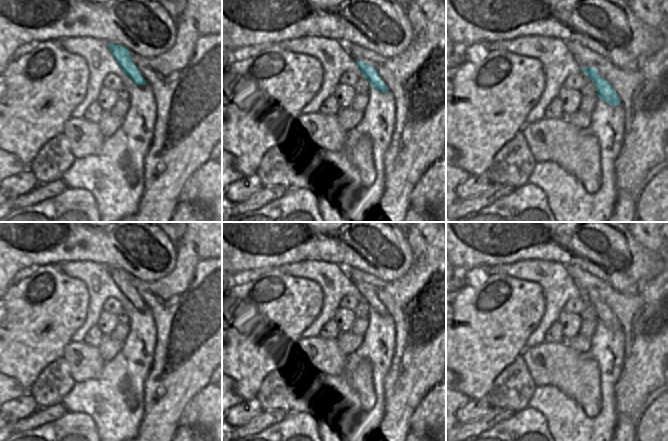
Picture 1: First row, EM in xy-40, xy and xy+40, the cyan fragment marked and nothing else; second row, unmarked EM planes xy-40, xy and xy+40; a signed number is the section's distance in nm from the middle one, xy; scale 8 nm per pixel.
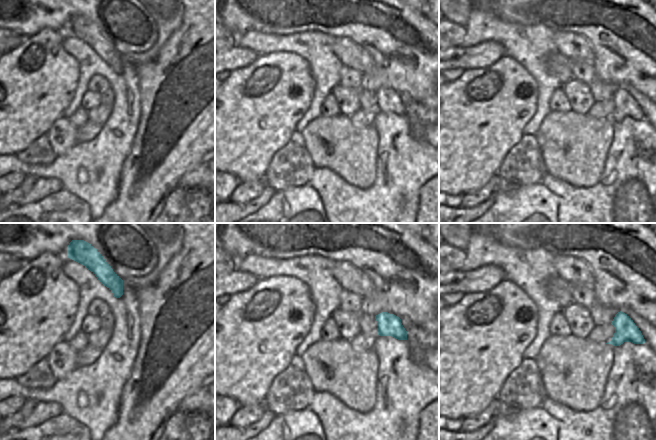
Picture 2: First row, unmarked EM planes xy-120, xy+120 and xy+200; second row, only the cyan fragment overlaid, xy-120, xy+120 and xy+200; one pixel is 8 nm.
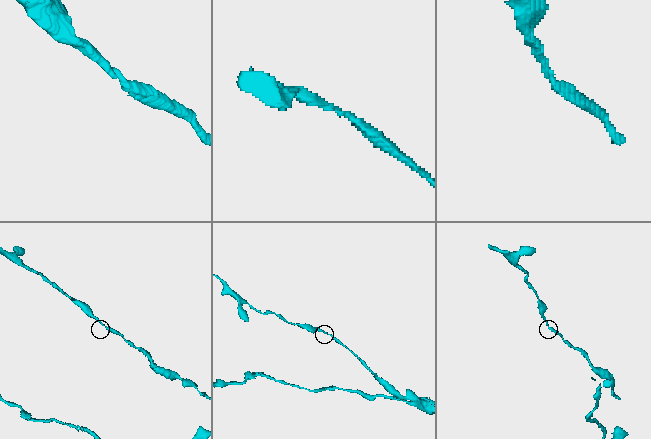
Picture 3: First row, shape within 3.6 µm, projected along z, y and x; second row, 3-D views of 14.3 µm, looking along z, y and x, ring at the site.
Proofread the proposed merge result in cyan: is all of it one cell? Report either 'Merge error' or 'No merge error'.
No merge error

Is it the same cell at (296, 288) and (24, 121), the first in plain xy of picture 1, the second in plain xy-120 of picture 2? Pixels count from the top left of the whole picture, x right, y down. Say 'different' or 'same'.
same

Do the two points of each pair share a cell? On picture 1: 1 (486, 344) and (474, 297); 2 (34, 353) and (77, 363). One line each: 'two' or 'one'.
1: one
2: two

